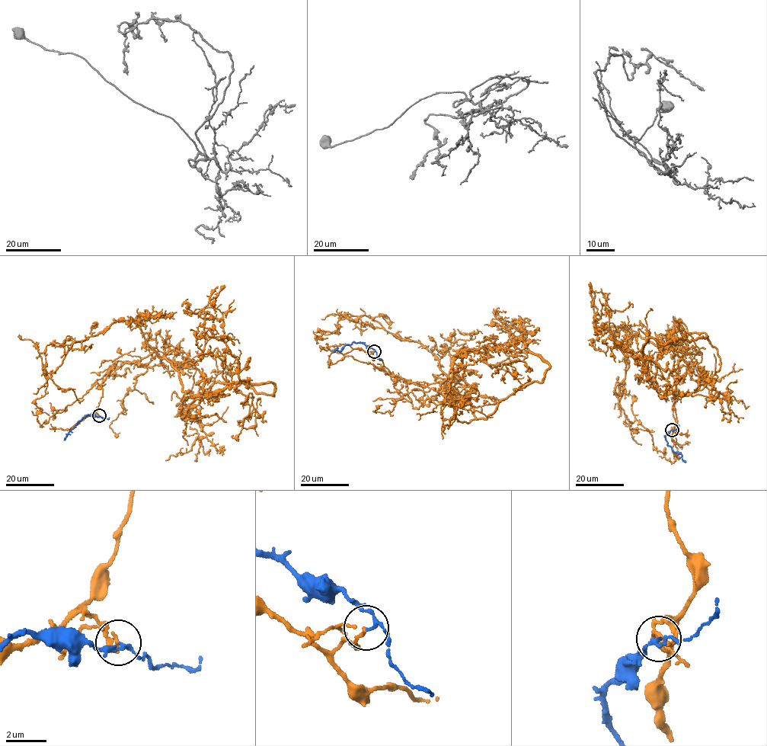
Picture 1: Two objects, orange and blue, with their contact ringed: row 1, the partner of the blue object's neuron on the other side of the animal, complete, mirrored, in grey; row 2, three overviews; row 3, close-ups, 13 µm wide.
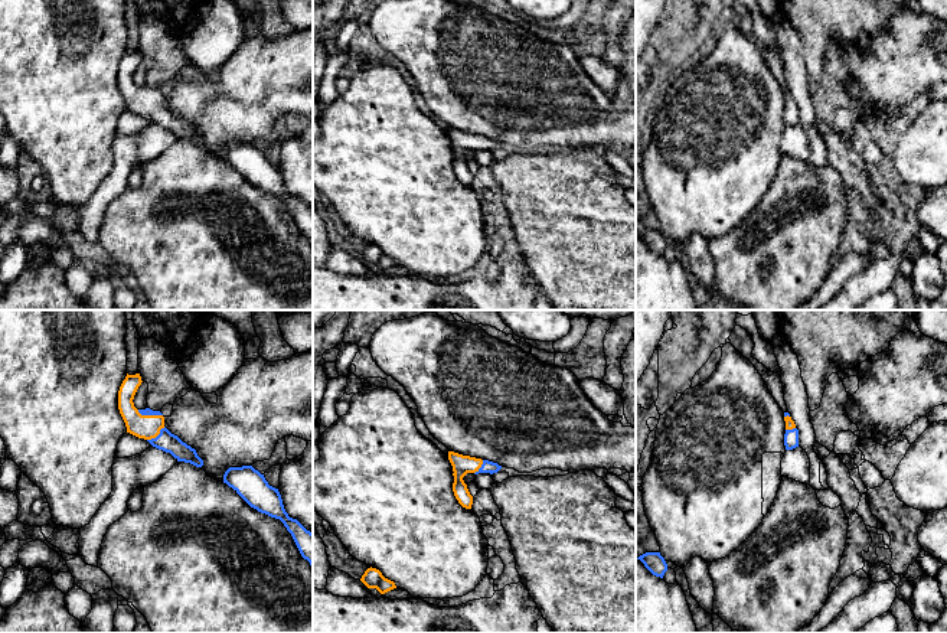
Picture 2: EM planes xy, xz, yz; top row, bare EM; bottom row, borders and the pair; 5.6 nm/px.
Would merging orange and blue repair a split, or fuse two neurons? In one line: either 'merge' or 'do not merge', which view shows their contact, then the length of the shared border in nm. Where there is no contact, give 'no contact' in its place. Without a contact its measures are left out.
do not merge | xy | 130 nm

